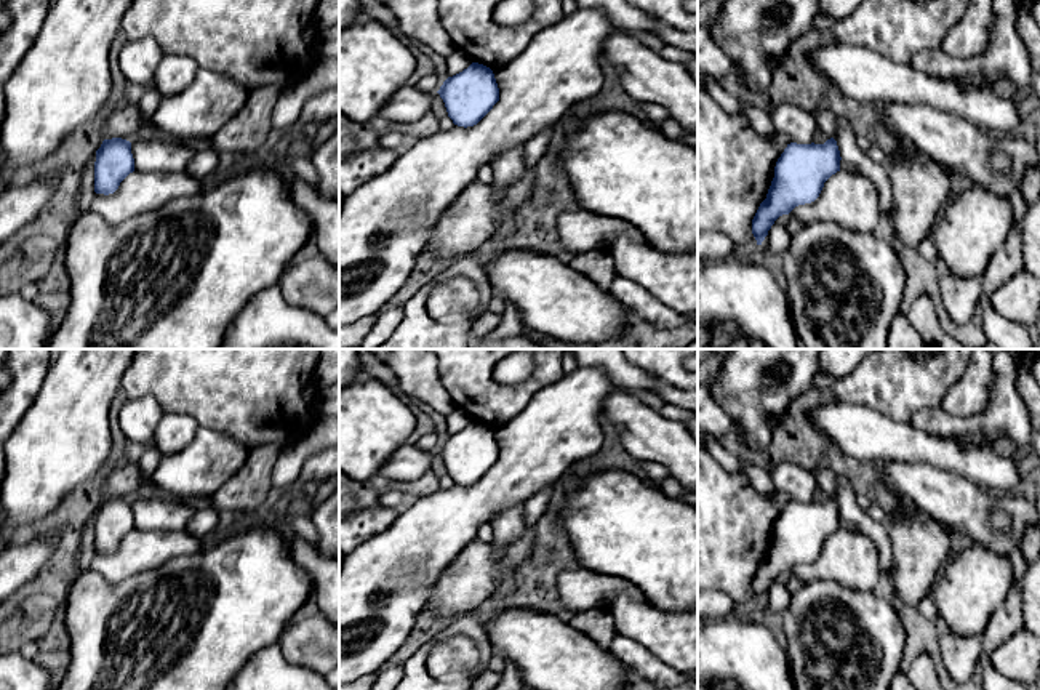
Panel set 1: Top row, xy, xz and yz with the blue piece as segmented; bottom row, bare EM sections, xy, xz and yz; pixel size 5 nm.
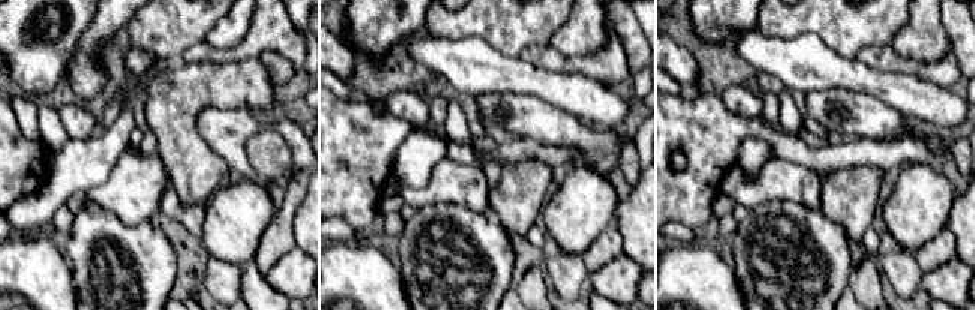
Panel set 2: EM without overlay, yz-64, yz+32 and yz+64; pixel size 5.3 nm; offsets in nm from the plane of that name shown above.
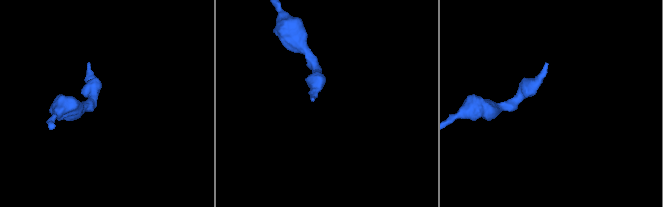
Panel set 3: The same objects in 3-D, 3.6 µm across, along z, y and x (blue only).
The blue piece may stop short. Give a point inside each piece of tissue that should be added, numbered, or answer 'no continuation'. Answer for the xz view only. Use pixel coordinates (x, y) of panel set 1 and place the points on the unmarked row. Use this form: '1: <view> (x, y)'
no continuation

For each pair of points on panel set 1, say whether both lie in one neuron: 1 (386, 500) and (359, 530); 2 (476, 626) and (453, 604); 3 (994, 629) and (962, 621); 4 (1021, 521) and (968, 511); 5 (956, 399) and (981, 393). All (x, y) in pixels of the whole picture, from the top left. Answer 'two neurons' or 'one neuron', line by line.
1: two neurons
2: two neurons
3: two neurons
4: one neuron
5: one neuron

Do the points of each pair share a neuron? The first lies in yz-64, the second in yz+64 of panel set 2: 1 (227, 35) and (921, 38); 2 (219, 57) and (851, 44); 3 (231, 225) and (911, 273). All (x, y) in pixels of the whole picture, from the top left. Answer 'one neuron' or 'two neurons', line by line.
1: one neuron
2: two neurons
3: two neurons

